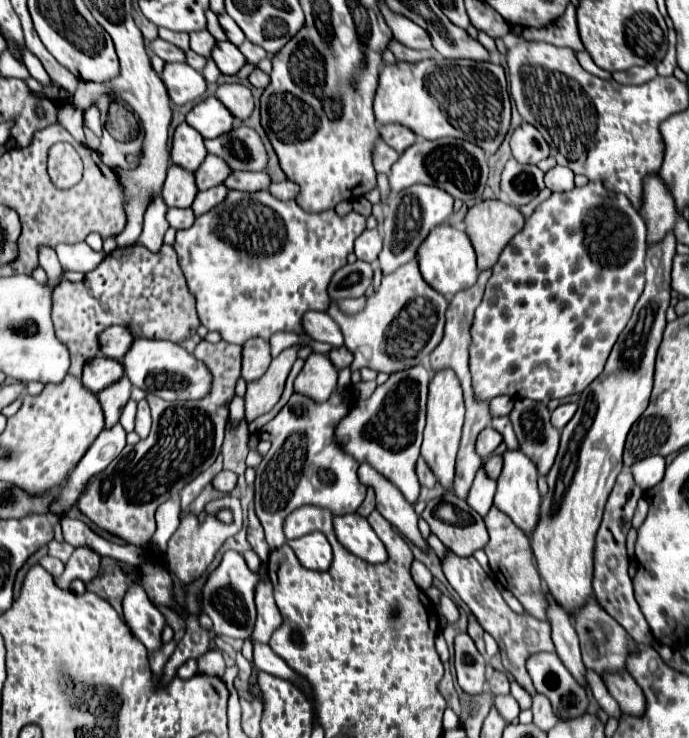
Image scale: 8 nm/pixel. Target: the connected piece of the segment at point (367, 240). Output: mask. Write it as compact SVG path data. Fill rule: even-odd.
M364 230L354 242L354 254L364 262L376 262L382 250L382 234L378 230Z

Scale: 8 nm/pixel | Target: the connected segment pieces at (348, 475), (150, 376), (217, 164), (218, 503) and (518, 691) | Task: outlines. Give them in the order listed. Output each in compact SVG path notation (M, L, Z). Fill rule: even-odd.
M298 358L292 366L292 372L286 380L286 388L280 400L284 400L284 408L274 416L264 414L258 420L252 420L248 424L250 432L270 434L272 448L264 456L262 464L256 470L256 516L260 518L266 542L272 550L280 548L286 542L282 524L288 514L292 514L296 508L312 504L330 510L332 514L348 514L356 512L356 508L362 504L366 496L366 486L360 484L356 470L358 462L344 454L340 446L334 440L334 426L342 420L342 416L348 412L348 404L342 402L340 394L336 392L328 402L316 404L310 398L304 398L302 394L294 392L294 380L300 374L304 366L304 360Z
M136 338L122 364L134 386L162 400L202 400L212 390L212 372L208 366L174 342Z
M208 154L208 158L202 162L200 170L194 174L196 174L198 190L210 190L214 186L224 184L224 180L232 174L232 168L222 158Z
M226 494L226 496L222 496L222 498L216 498L216 500L208 502L205 511L208 512L208 518L203 522L198 522L198 516L196 516L194 512L188 512L188 514L180 520L178 530L176 530L176 532L172 534L172 538L168 540L166 566L168 566L168 570L170 570L178 580L182 580L184 584L190 584L190 582L198 580L198 578L208 570L208 566L212 564L216 552L220 550L222 538L228 538L232 532L238 532L238 530L242 530L242 526L244 526L242 506L240 506L240 500L238 500L236 496ZM220 508L230 508L230 510L234 512L234 522L232 522L230 526L226 526L226 524L222 524L222 522L216 522L214 514L216 514L216 510L220 510Z
M512 680L512 696L518 700L518 704L520 704L520 708L522 710L526 710L526 708L530 708L530 704L532 704L532 700L530 700L530 696L528 696L528 692L524 692L522 688L520 688L520 684L516 682L516 680Z

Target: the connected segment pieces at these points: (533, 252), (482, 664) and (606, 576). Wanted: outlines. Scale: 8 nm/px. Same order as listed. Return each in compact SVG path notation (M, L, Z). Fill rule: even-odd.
M588 182L582 188L574 188L570 192L554 192L548 200L544 200L534 214L526 220L526 226L516 234L510 244L500 254L498 264L492 268L492 276L488 280L482 304L476 308L476 324L472 324L472 386L476 390L476 398L488 398L506 394L510 398L530 398L542 400L548 398L564 398L576 392L582 392L604 368L606 358L616 344L620 332L628 324L632 310L644 290L644 256L646 256L646 222L622 194L606 192L600 182Z
M458 634L454 640L456 676L466 694L482 694L486 682L486 660L476 650L468 634Z
M622 470L616 486L606 502L604 508L604 516L602 516L602 524L598 528L596 534L596 548L594 548L594 580L592 586L596 590L596 600L598 604L602 604L602 608L612 614L612 618L638 642L638 644L648 644L652 642L652 632L646 624L644 614L640 612L640 606L634 598L634 590L632 590L632 580L628 576L628 552L626 552L626 534L632 528L632 516L636 510L636 502L640 500L642 490L636 486L636 482L632 480L632 474L628 474L628 470Z

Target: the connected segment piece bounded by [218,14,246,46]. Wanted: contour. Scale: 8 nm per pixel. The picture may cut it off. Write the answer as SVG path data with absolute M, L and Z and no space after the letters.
M222 14L222 16L218 16L218 20L220 20L220 26L226 30L226 34L228 34L228 40L232 40L236 46L240 46L244 40L246 40L246 36L244 36L244 32L240 30L240 26L228 16L228 14Z

